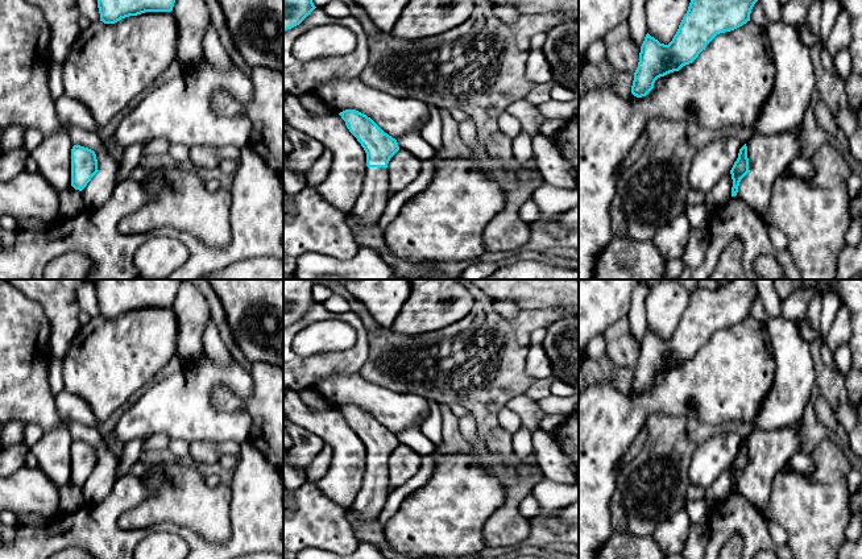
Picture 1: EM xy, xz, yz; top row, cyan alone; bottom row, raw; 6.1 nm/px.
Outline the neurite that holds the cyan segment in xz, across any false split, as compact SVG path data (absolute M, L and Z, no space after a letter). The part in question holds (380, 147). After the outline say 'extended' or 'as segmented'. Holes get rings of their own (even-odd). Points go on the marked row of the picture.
M345 109L339 115L366 153L365 179L352 211L353 220L365 231L380 220L386 208L390 183L386 167L399 146L366 115L356 109Z; extended

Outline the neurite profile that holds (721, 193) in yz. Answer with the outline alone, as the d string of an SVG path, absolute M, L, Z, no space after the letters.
M728 173L709 192L705 194L704 204L709 214L713 214L717 208L728 203L728 200L732 198L732 187L732 174Z

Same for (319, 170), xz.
M324 146L323 154L311 165L306 186L316 187L326 181L332 165L332 152Z

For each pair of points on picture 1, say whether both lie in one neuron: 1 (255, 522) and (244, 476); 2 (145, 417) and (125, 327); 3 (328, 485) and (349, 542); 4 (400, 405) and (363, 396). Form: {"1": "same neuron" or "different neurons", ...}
{"1": "same neuron", "2": "different neurons", "3": "different neurons", "4": "same neuron"}

